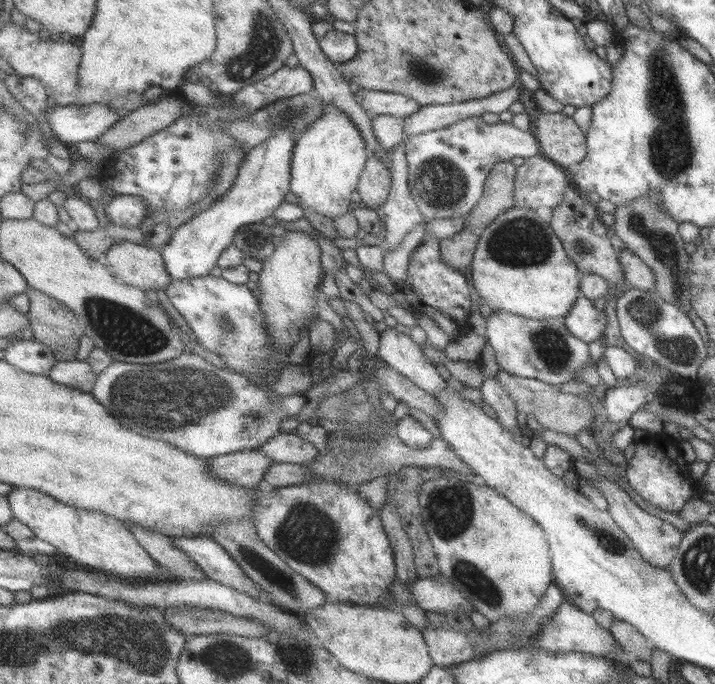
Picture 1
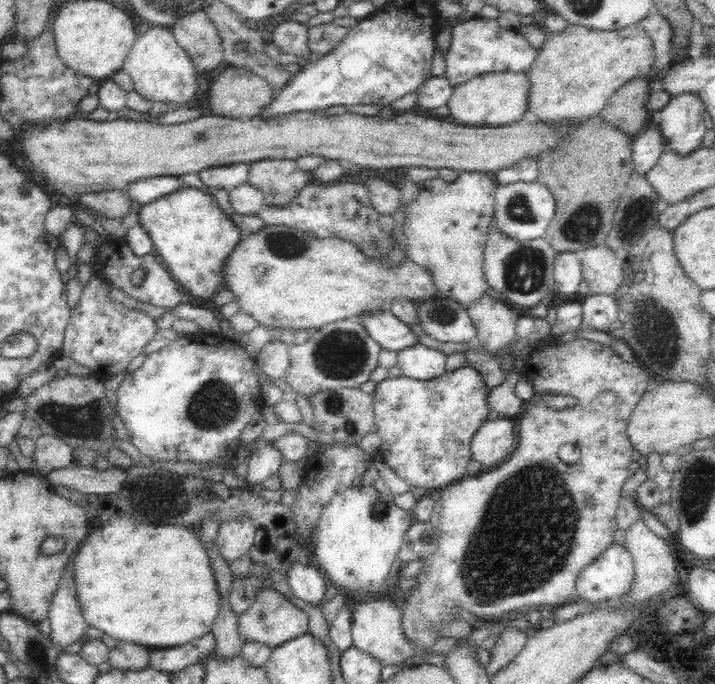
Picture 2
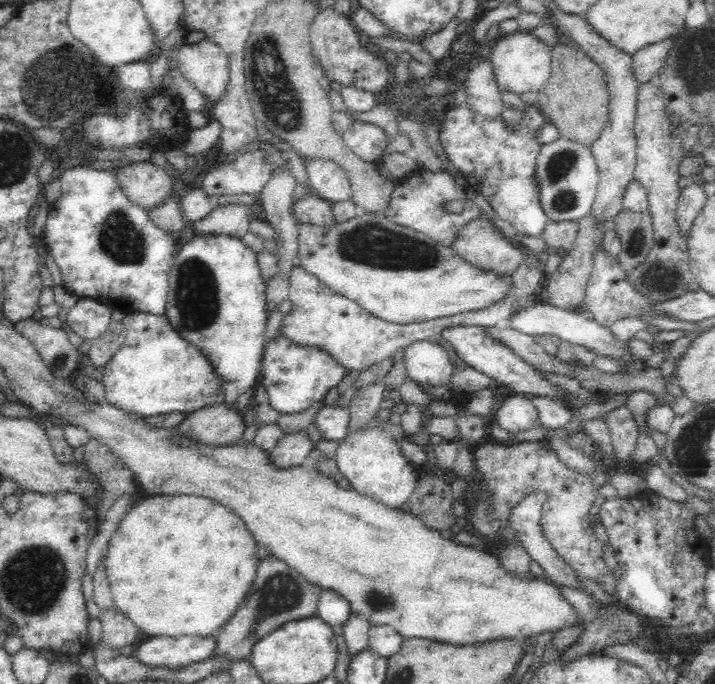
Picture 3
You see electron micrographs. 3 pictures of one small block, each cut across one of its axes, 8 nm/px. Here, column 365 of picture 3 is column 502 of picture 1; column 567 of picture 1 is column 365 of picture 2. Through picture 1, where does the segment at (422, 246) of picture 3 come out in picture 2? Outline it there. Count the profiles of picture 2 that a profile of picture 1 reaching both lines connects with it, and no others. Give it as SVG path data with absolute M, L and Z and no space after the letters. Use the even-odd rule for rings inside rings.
M266 225L242 237L228 254L221 270L224 289L234 295L238 311L252 317L258 327L282 331L312 331L326 324L358 318L362 314L388 309L393 298L423 301L438 294L433 277L411 259L396 271L385 267L384 261L365 256L356 244L337 237L321 238L300 232L286 225Z

